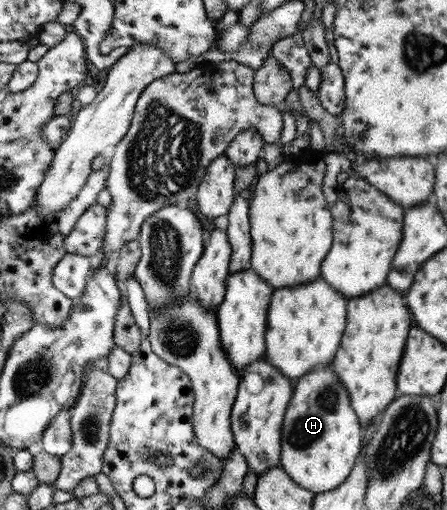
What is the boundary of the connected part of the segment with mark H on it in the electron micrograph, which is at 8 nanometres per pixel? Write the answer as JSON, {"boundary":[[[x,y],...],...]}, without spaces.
{"boundary":[[[332,363],[319,366],[296,382],[296,391],[289,403],[288,414],[284,416],[283,431],[280,465],[300,487],[321,494],[336,490],[348,480],[360,457],[360,451],[363,450],[364,434],[360,419],[352,407],[348,388],[339,379]]]}

